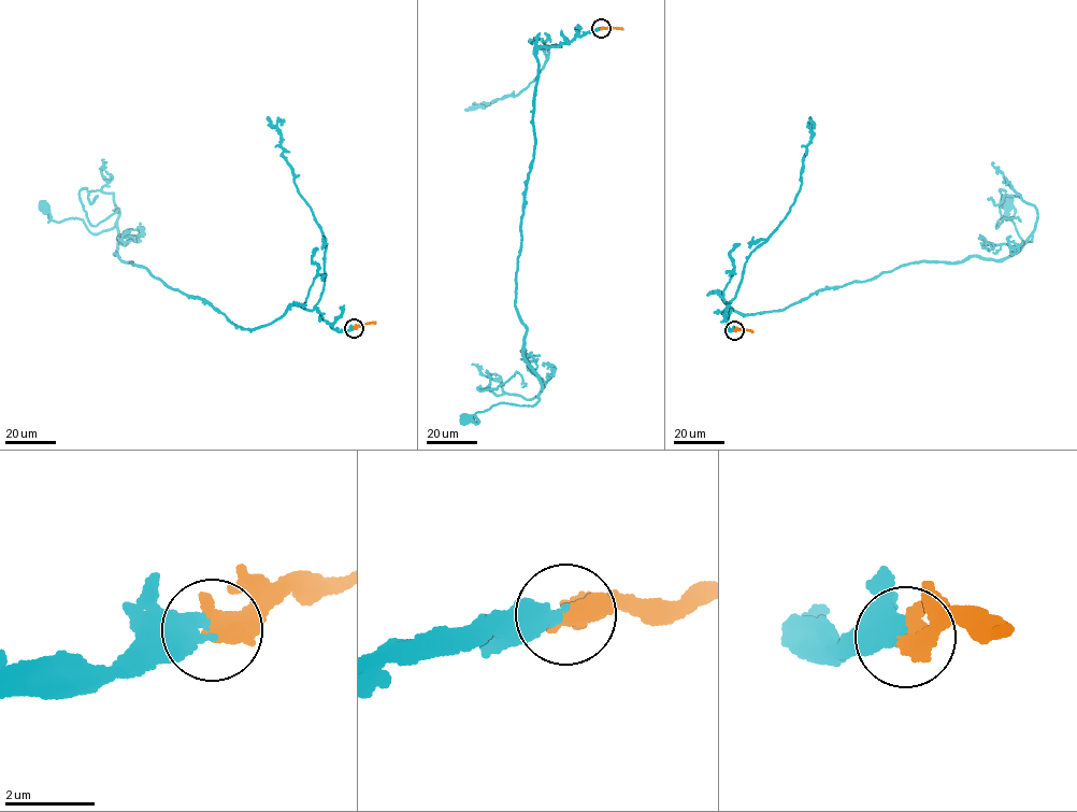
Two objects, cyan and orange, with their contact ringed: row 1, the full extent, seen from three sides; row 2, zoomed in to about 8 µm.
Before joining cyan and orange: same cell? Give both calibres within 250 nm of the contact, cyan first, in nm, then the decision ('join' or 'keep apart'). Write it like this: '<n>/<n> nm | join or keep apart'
460/480 nm | join

